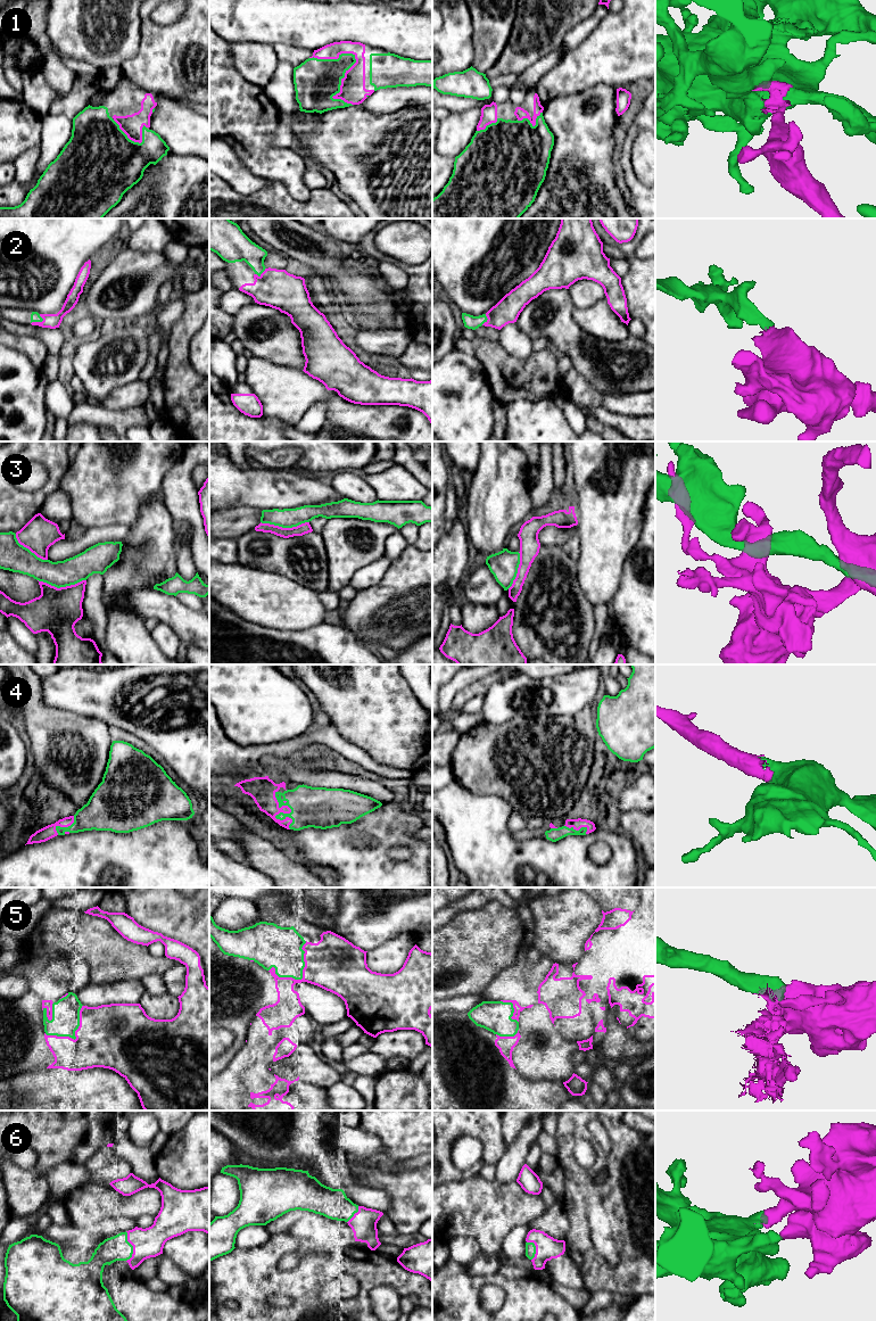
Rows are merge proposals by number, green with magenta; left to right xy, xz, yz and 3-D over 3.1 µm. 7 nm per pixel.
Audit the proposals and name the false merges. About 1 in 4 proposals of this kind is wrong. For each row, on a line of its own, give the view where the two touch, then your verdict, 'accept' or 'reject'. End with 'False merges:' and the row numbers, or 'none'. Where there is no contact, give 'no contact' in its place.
1: xz | accept
2: xy | accept
3: xy | reject
4: xz | accept
5: xz | accept
6: xy | accept
False merges: 3

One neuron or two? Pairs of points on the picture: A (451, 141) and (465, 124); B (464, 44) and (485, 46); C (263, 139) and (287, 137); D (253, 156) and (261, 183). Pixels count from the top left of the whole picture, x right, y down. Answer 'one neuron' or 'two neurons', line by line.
A: one neuron
B: two neurons
C: two neurons
D: two neurons

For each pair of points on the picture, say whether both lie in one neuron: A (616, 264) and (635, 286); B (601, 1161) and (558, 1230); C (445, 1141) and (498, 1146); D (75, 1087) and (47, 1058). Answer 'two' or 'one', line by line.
A: two
B: two
C: one
D: two

